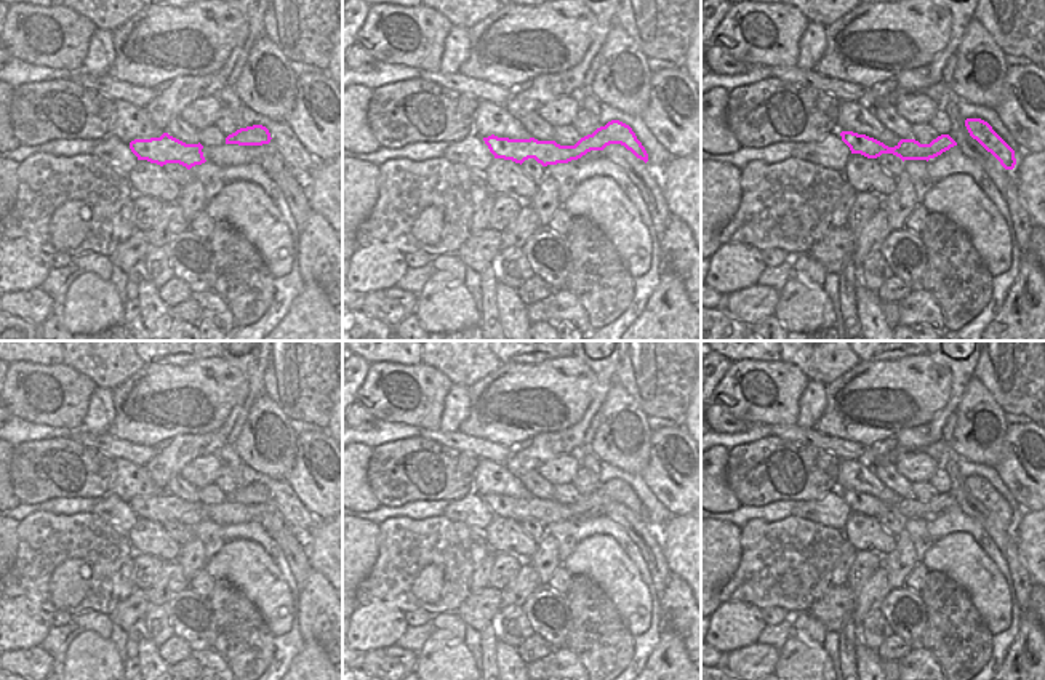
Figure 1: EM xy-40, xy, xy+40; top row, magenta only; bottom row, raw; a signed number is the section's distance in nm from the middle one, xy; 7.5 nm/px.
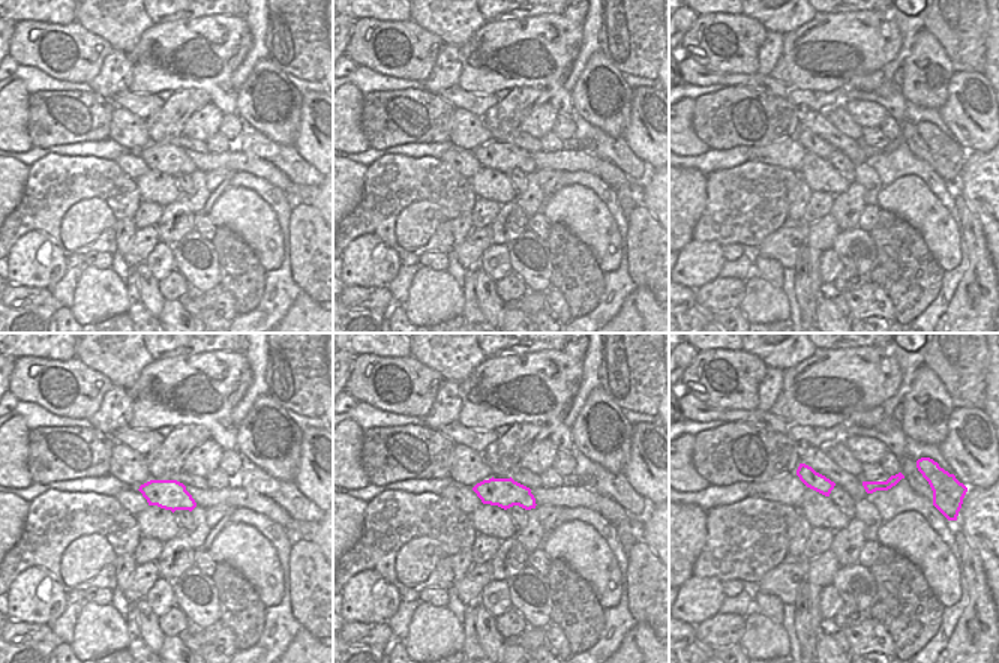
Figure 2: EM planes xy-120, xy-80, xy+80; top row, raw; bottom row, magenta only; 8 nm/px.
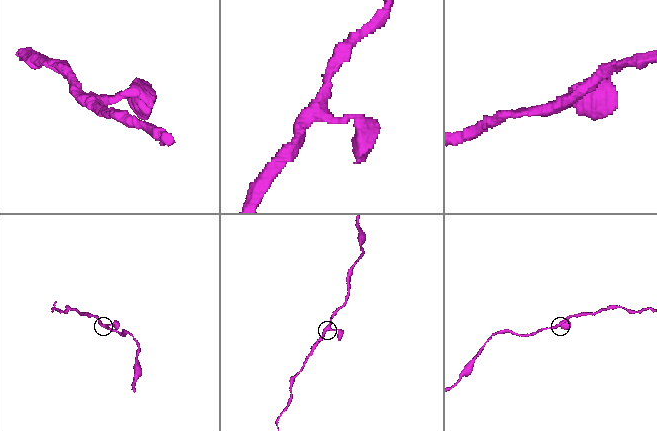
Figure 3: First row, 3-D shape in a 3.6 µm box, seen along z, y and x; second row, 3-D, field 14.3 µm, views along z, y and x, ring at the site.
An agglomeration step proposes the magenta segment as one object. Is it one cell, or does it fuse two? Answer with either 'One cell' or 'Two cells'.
One cell

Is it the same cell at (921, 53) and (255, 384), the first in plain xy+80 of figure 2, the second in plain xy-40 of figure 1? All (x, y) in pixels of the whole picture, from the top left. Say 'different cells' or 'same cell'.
different cells

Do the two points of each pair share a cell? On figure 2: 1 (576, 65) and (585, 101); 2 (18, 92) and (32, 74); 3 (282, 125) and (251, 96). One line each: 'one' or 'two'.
1: two
2: two
3: one

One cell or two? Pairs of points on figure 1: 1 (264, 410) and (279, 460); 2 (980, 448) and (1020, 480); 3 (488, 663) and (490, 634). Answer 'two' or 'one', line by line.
1: one
2: two
3: one

